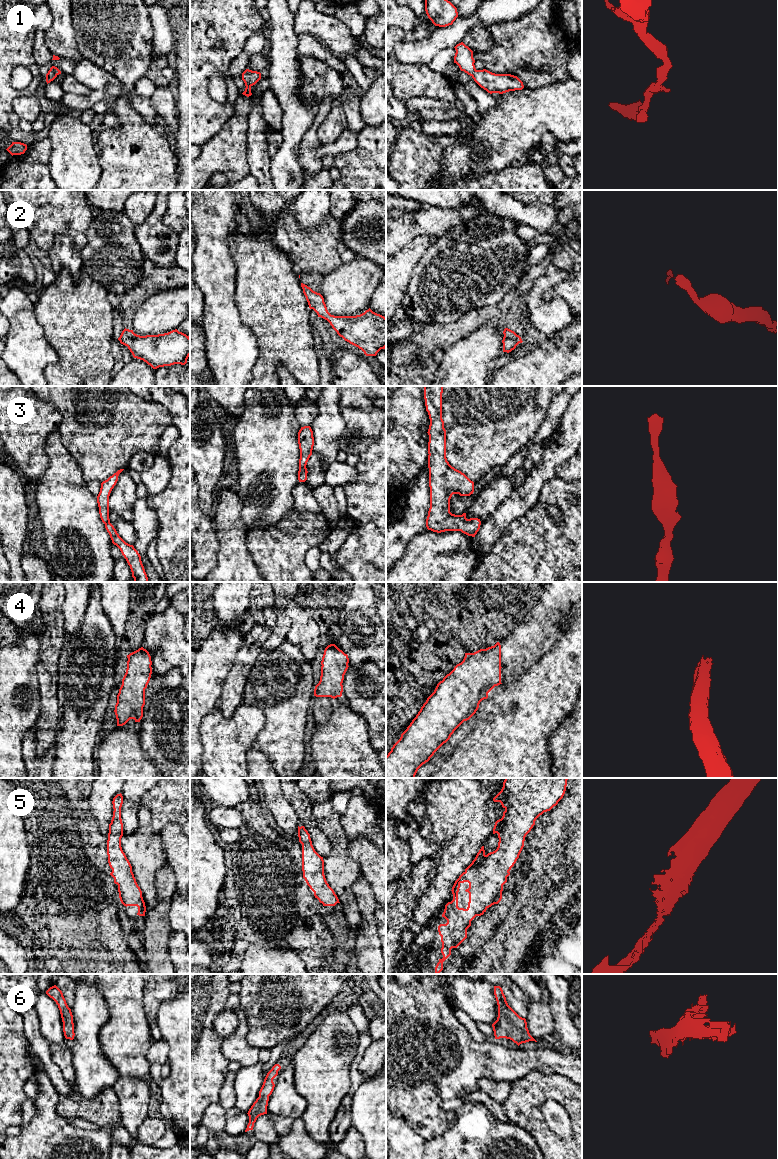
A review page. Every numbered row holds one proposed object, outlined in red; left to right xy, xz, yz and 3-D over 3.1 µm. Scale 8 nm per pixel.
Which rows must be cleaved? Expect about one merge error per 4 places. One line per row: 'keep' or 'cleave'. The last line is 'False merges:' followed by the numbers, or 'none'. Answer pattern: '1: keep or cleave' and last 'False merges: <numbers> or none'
1: keep
2: keep
3: keep
4: keep
5: keep
6: keep
False merges: none

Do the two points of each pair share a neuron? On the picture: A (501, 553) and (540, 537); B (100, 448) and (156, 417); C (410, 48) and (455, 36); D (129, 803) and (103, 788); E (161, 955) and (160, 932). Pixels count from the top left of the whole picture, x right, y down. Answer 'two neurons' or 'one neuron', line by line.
A: one neuron
B: one neuron
C: one neuron
D: two neurons
E: one neuron

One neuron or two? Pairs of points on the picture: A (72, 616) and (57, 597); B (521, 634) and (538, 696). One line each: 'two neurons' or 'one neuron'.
A: two neurons
B: two neurons

